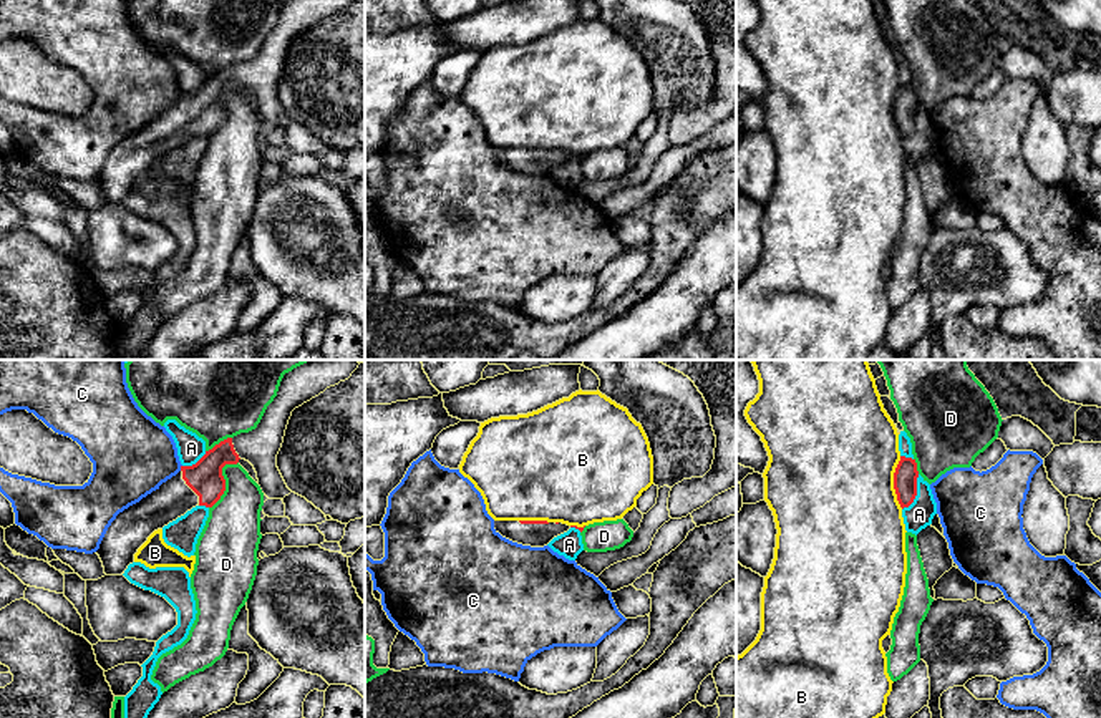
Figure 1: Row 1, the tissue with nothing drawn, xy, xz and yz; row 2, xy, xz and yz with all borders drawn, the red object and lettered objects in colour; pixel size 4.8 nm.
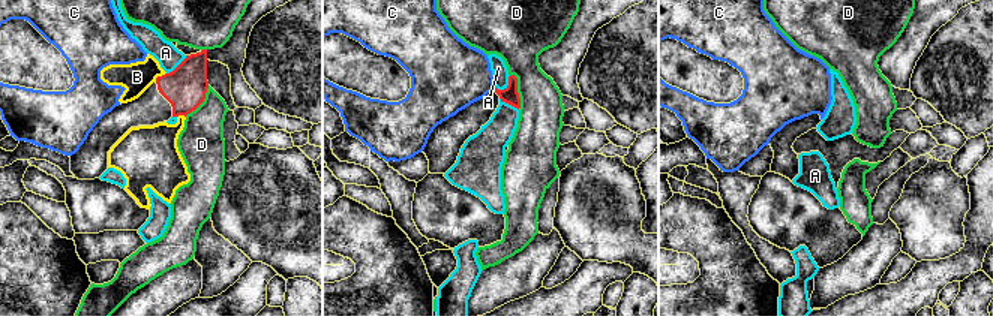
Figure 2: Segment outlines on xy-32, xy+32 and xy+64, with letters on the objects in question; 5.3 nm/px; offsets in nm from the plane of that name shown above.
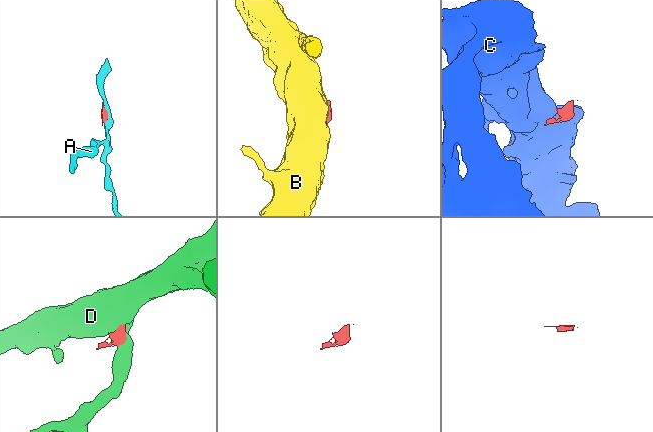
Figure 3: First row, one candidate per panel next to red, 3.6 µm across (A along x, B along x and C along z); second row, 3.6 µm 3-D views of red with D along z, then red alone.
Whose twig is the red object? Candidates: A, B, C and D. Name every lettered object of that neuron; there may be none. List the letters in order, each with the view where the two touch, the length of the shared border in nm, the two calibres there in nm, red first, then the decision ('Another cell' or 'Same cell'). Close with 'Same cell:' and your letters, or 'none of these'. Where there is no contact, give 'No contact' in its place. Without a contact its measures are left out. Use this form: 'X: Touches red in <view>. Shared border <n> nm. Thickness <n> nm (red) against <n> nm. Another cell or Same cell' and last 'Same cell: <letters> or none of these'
A: Touches red in yz. Shared border 190 nm. Thickness 120 nm (red) against 140 nm. Another cell
B: Touches red in yz. Shared border 260 nm. Thickness 120 nm (red) against 500 nm. Another cell
C: Touches red in xy. Shared border 30 nm. Thickness 170 nm (red) against 400 nm. Another cell
D: Touches red in xy. Shared border 280 nm. Thickness 170 nm (red) against 280 nm. Another cell
Same cell: none of these

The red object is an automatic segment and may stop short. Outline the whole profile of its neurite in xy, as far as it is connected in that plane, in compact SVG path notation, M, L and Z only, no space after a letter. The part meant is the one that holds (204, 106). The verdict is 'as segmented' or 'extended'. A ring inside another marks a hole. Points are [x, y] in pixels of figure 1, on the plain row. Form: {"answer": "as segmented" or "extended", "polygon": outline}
{"answer": "extended", "polygon": "M289 0L284 3L277 25L267 35L260 51L249 61L240 61L216 73L192 95L162 111L156 119L116 144L108 156L99 177L106 204L121 204L148 166L184 144L196 134L212 136L226 119L222 96L249 90L269 128L284 128L287 116L277 83L282 76L292 40L327 17L352 5L353 0Z"}

